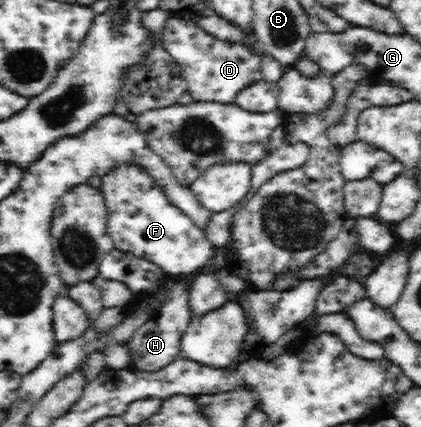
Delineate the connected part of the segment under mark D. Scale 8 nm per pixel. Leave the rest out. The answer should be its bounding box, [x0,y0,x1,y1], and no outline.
[163,17,263,104]

